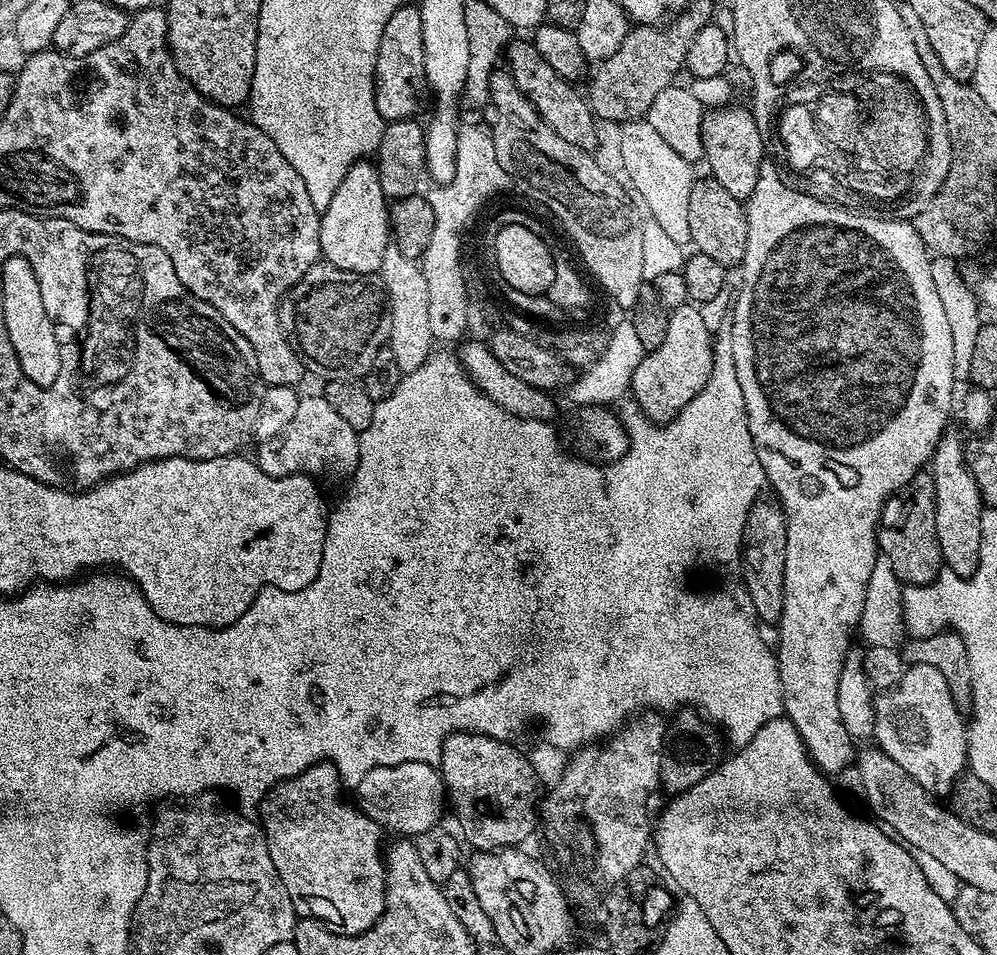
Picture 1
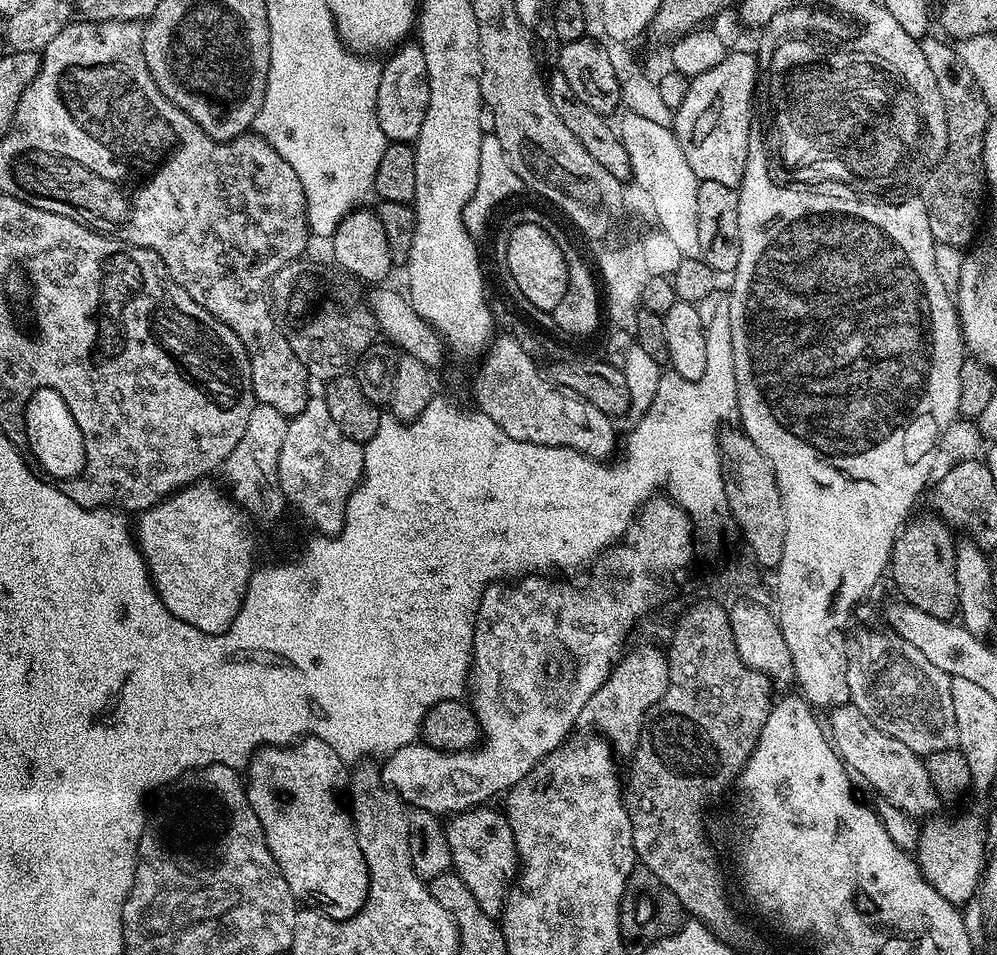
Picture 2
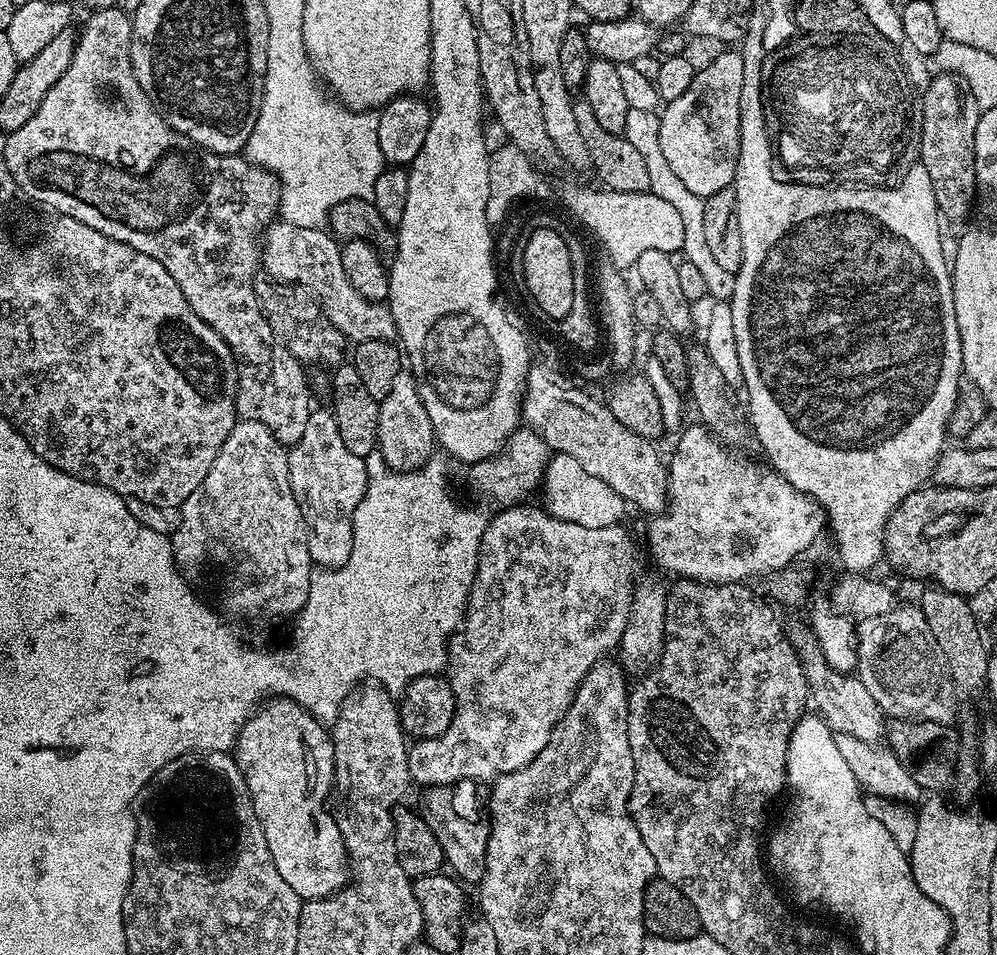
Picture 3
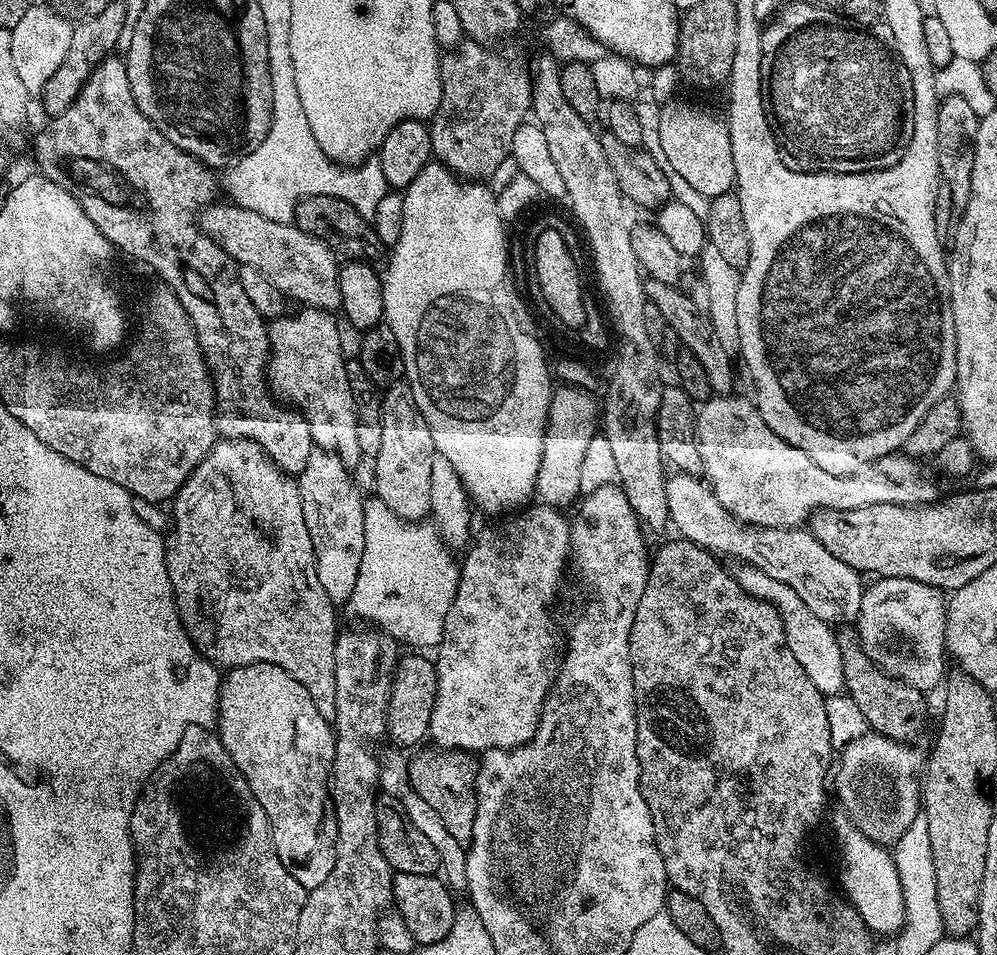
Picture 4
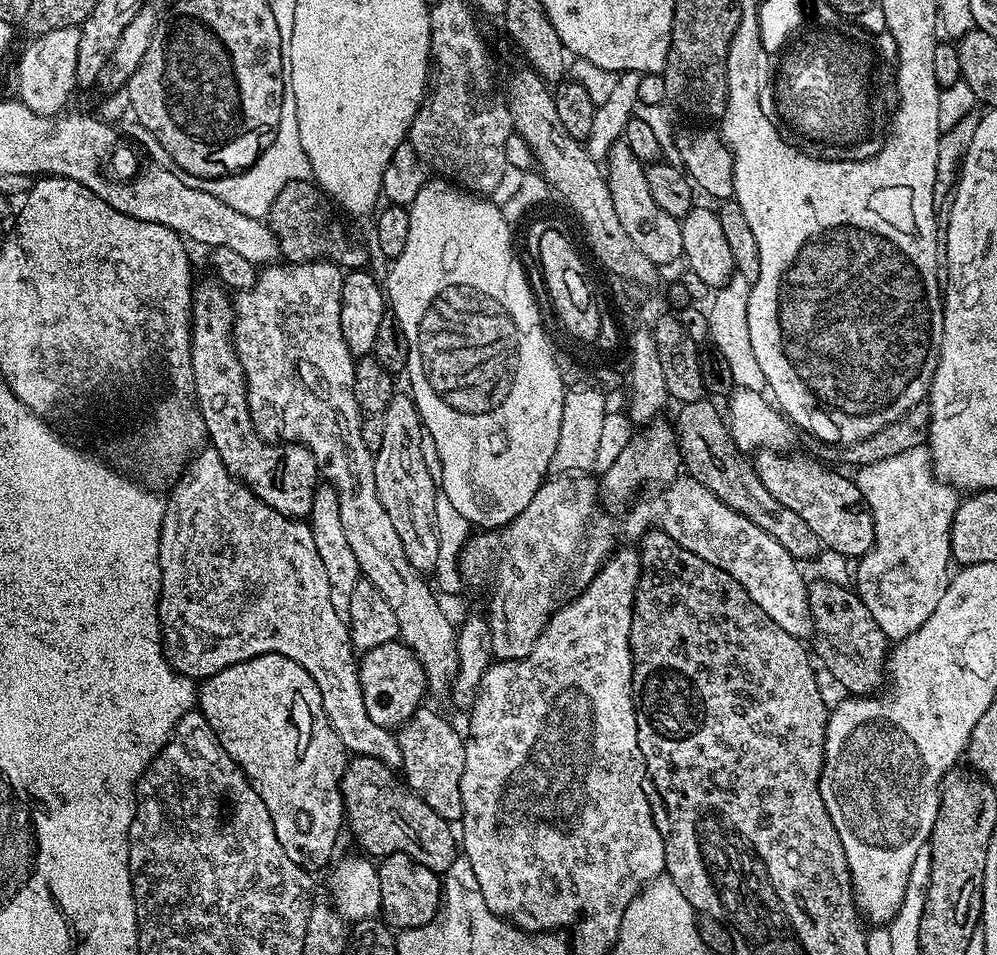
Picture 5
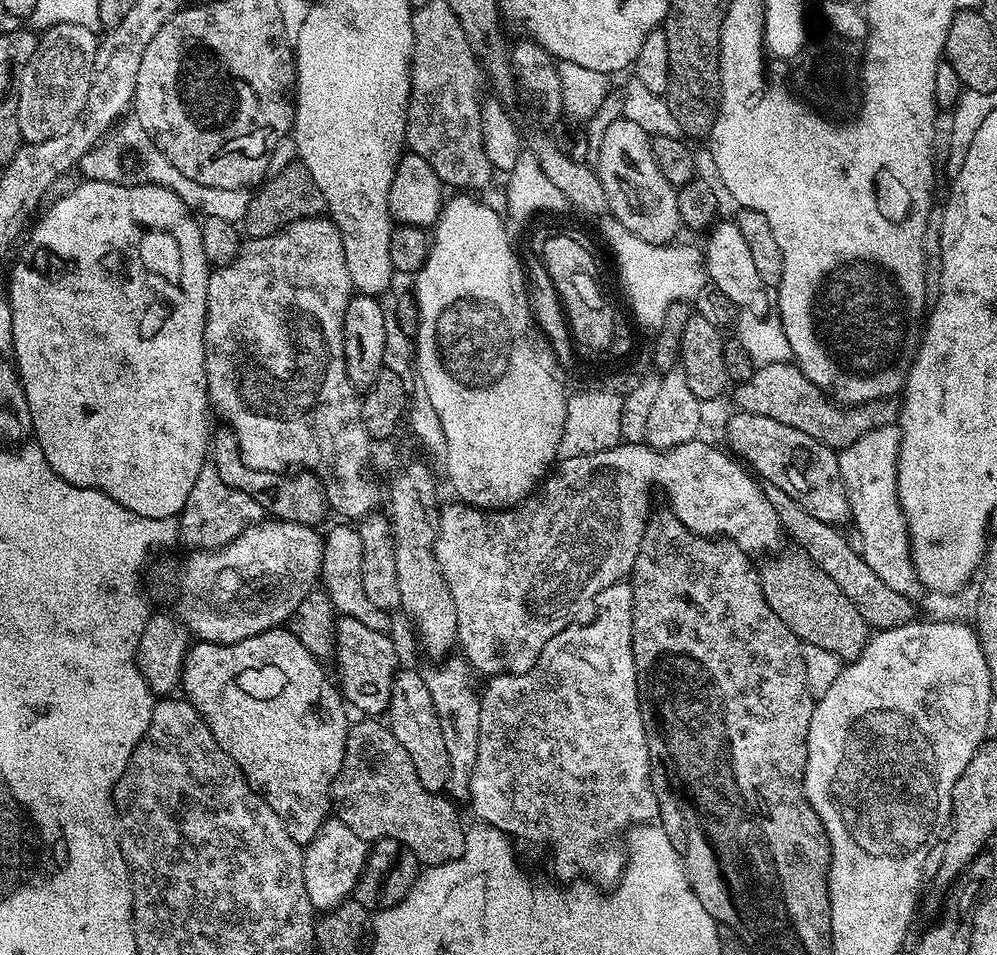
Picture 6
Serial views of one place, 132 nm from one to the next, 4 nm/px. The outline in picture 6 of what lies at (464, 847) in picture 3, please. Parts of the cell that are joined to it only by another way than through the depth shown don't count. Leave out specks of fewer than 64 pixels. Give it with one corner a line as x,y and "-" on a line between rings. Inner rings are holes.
397,671
394,686
390,690
386,723
392,729
394,738
402,742
406,754
410,754
410,762
414,762
414,770
418,774
418,782
422,782
426,790
443,793
450,778
450,754
446,754
446,741
442,738
442,726
438,726
434,698
430,698
430,690
426,690
426,682
419,671

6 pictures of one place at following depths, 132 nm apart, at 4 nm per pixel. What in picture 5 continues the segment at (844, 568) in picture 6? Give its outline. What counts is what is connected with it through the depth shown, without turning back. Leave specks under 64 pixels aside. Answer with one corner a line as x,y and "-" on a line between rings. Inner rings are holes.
705,398
685,404
674,419
676,443
680,445
680,459
687,475
705,484
719,500
726,502
726,506
750,518
754,526
762,526
766,534
786,546
797,562
814,559
822,552
822,545
814,530
810,530
810,526
802,522
798,514
794,514
794,510
782,506
782,502
778,502
778,498
774,498
774,494
762,486
753,461
736,447
721,409
719,412
711,402
711,399

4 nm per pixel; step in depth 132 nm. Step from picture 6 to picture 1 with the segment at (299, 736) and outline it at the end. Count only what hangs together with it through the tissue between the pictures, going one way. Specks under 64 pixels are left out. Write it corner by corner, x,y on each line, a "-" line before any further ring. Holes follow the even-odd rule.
321,762
312,764
297,776
289,776
286,780
281,780
275,784
264,797
258,809
258,823
264,829
266,846
270,850
270,862
274,862
274,870
278,870
278,878
282,878
282,886
286,886
286,894
290,894
290,902
294,906
297,917
310,920
319,920
328,931
339,936
357,936
366,930
370,930
378,922
378,918
384,913
384,856
382,855
382,844
380,848
380,835
382,829
379,824
369,818
366,813
360,811
355,803
346,801
340,797
342,781
338,770
333,764

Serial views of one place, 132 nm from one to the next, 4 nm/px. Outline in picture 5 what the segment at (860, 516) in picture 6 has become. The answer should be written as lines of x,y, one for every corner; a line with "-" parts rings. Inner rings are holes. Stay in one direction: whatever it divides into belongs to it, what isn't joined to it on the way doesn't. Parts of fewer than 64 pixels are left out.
924,444
914,446
914,450
906,450
902,454
894,454
894,458
882,458
882,462
870,462
869,464
861,464
855,469
854,479
858,490
862,490
862,498
866,498
866,502
872,511
874,518
874,544
868,553
859,557
856,568
856,584
854,583
854,591
860,597
860,601
866,606
866,610
870,610
870,614
874,618
874,622
878,622
878,626
882,630
882,634
887,636
889,641
899,642
905,640
910,634
914,634
922,626
922,622
926,622
926,618
930,618
930,614
934,614
934,610
938,610
938,602
942,602
942,594
946,594
946,586
950,579
950,571
948,572
948,564
953,563
952,559
952,519
956,513
956,507
959,506
961,497
958,495
957,489
950,484
945,484
935,472
932,471
932,454
928,451

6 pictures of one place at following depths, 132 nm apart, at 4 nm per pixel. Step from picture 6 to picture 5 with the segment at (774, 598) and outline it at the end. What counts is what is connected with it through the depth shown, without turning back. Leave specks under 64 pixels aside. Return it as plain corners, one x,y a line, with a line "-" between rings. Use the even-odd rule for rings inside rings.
813,579
808,585
808,605
812,615
812,636
816,640
815,659
830,670
830,674
834,674
852,696
879,693
886,680
890,641
882,634
878,622
874,622
860,597
851,587
843,588
828,580

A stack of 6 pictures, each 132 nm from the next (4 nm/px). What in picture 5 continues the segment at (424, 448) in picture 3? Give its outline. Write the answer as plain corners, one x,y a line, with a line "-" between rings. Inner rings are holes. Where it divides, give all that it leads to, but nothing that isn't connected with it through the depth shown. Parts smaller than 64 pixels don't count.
393,395
390,406
386,406
384,415
384,433
382,446
374,453
374,486
378,486
378,498
390,522
394,522
394,530
398,530
398,538
402,542
402,550
406,550
406,558
410,558
410,566
414,566
421,574
432,574
438,562
438,533
435,529
435,498
438,493
438,481
426,470
425,459
422,458
422,442
426,433
416,404
411,395

